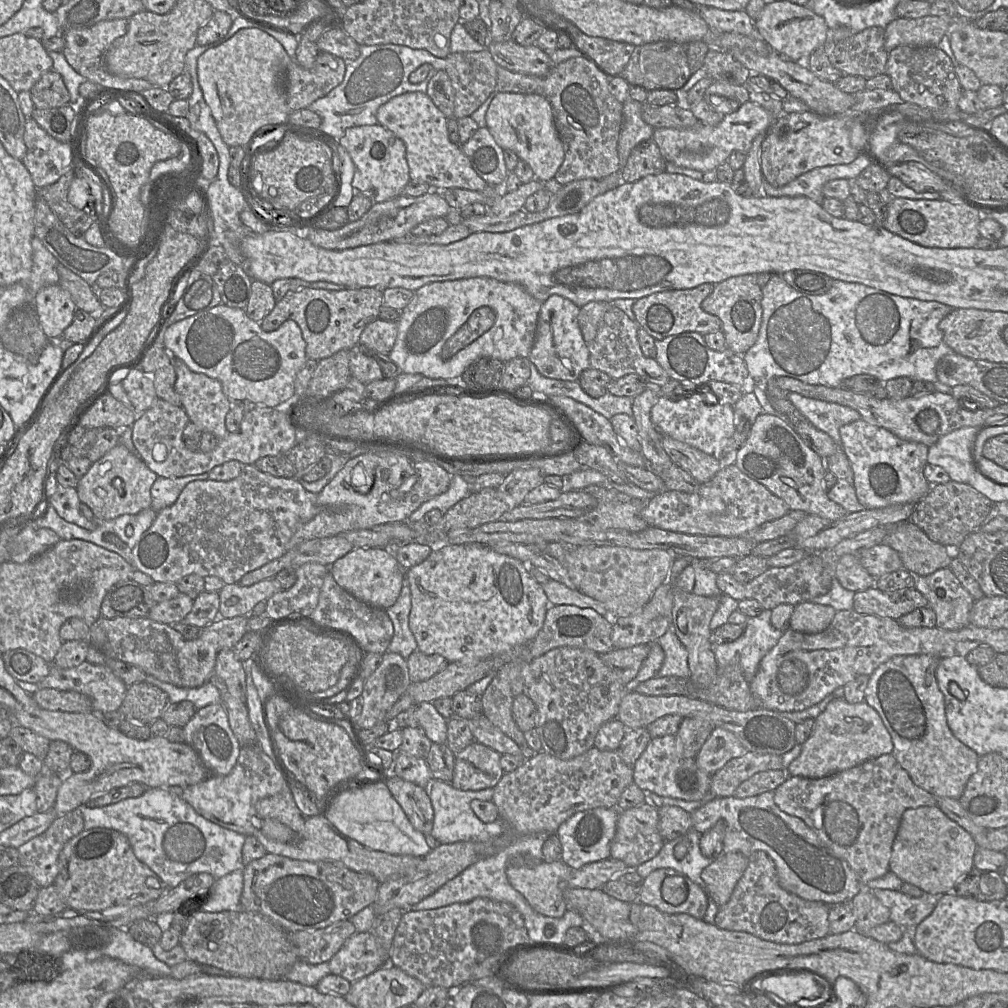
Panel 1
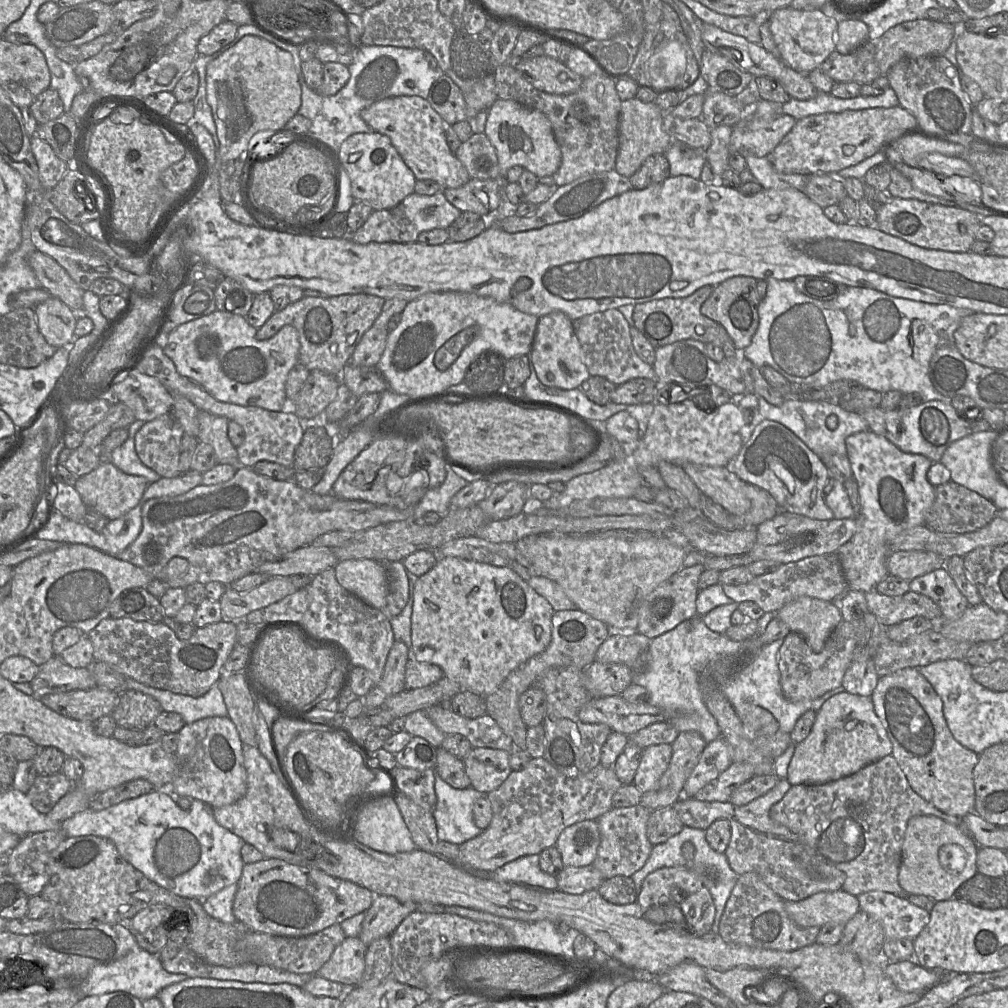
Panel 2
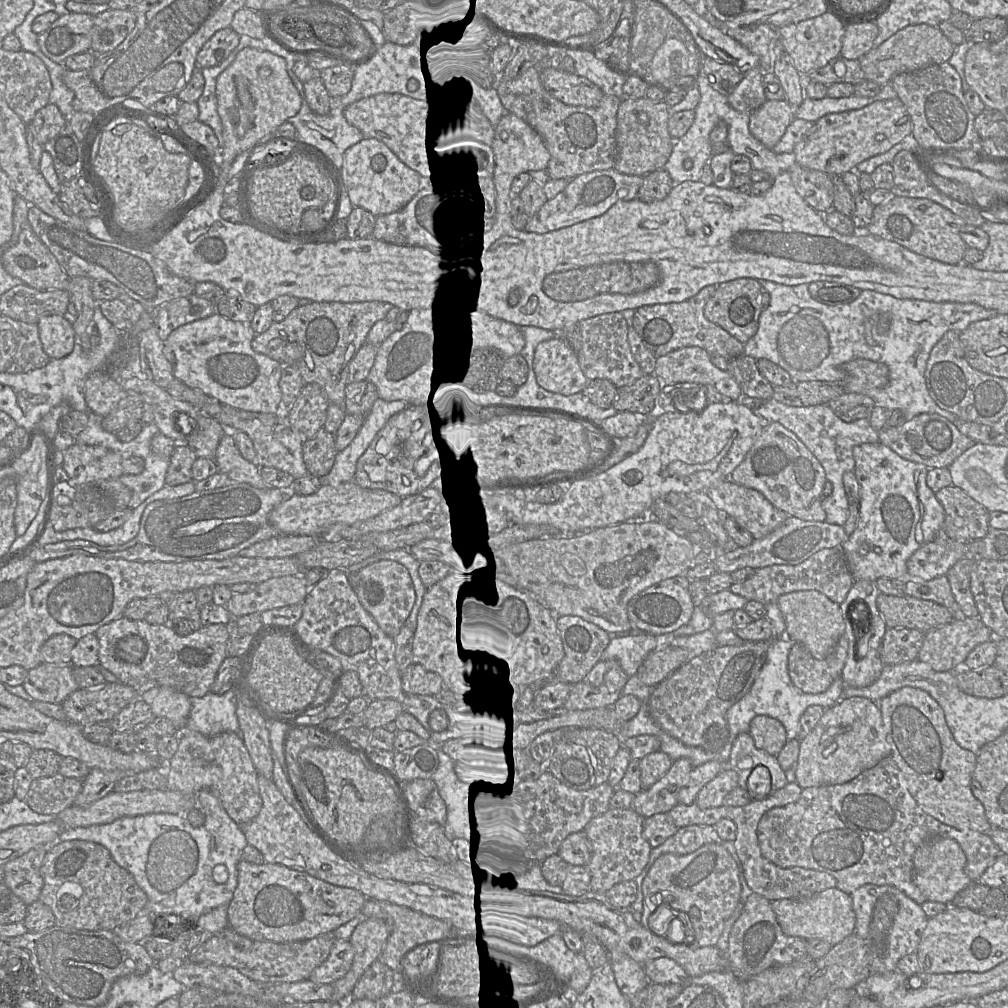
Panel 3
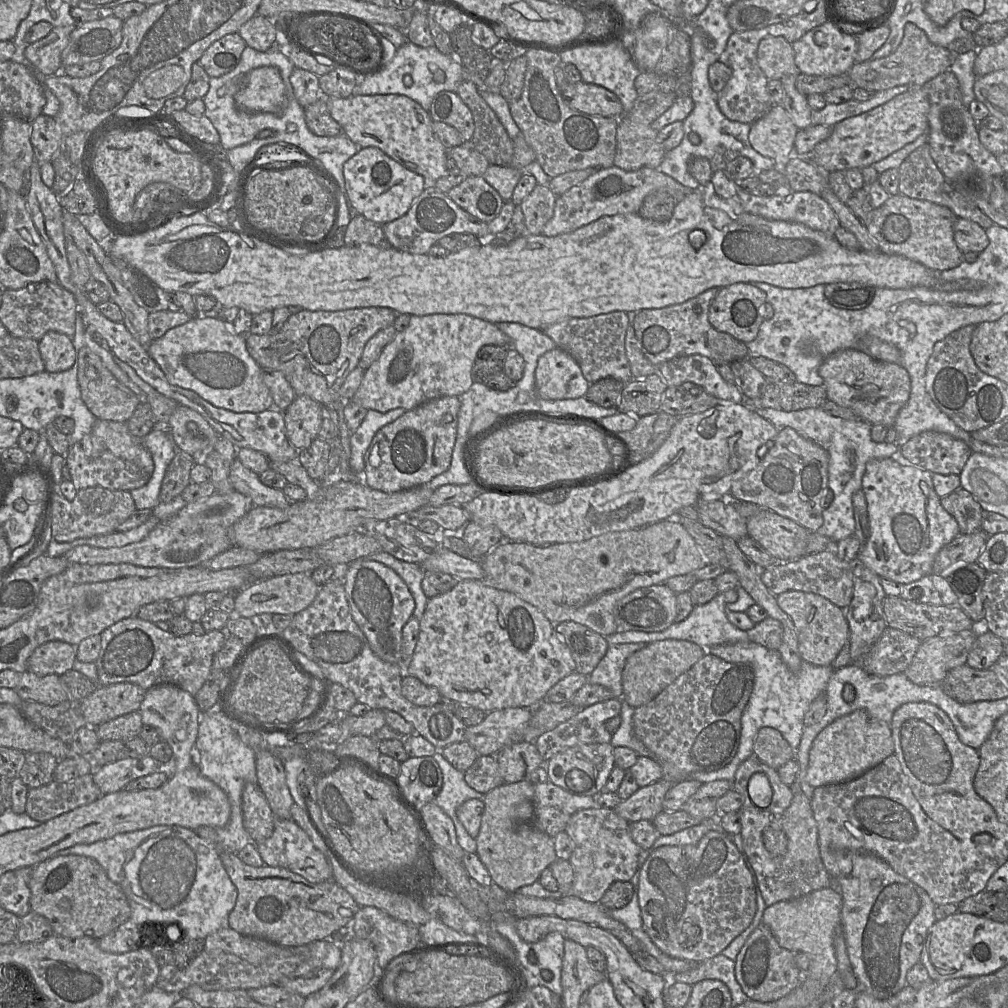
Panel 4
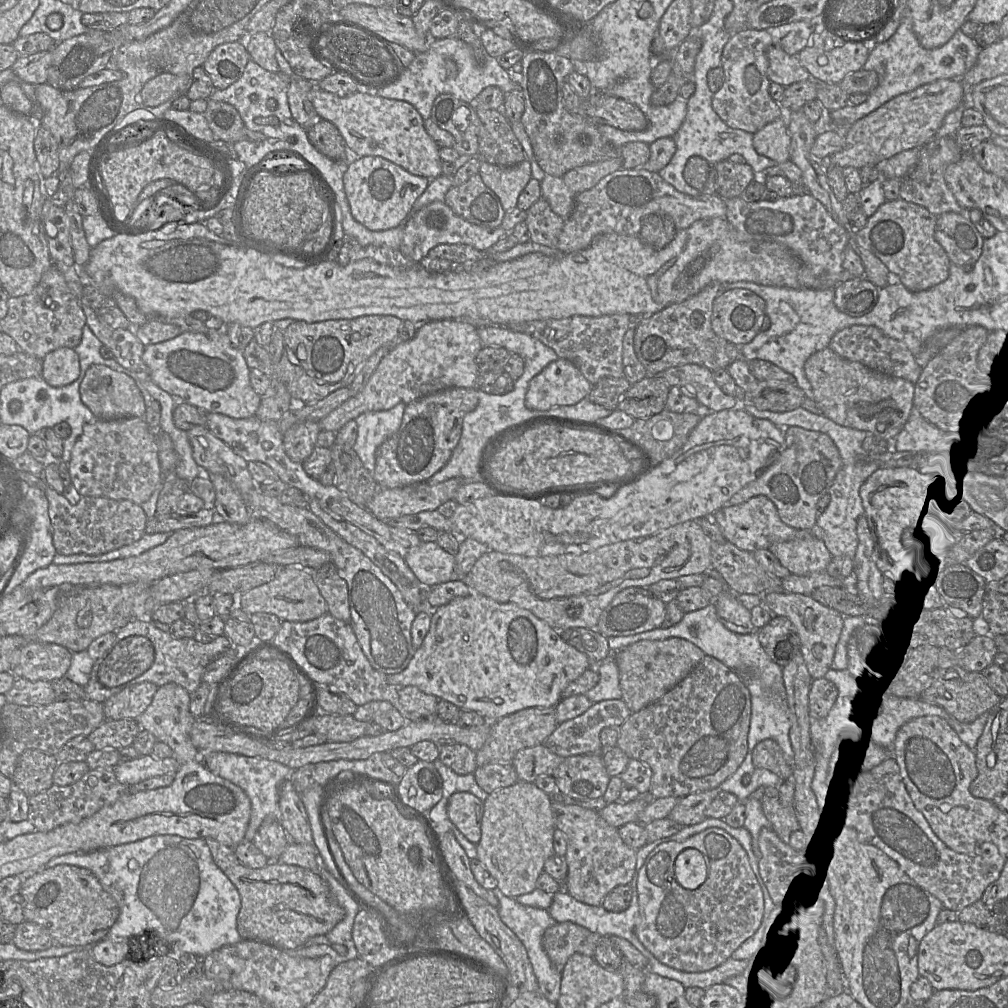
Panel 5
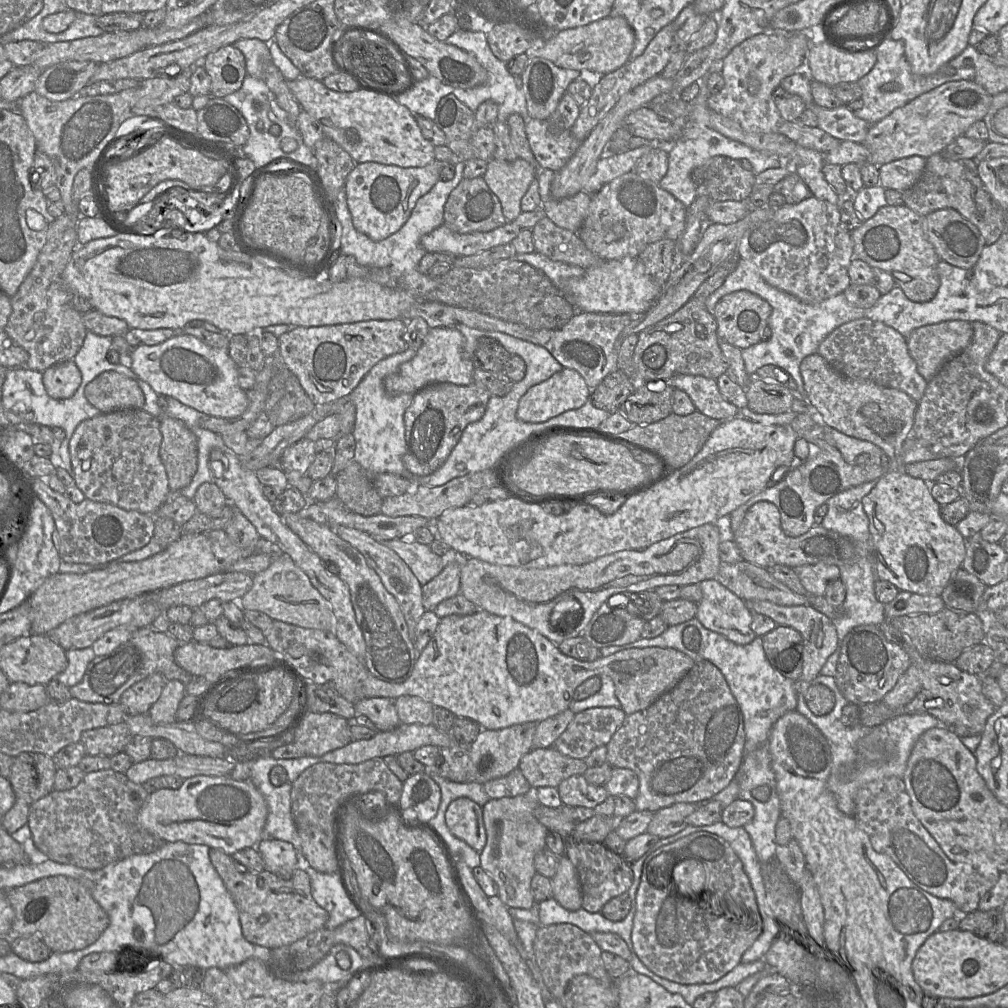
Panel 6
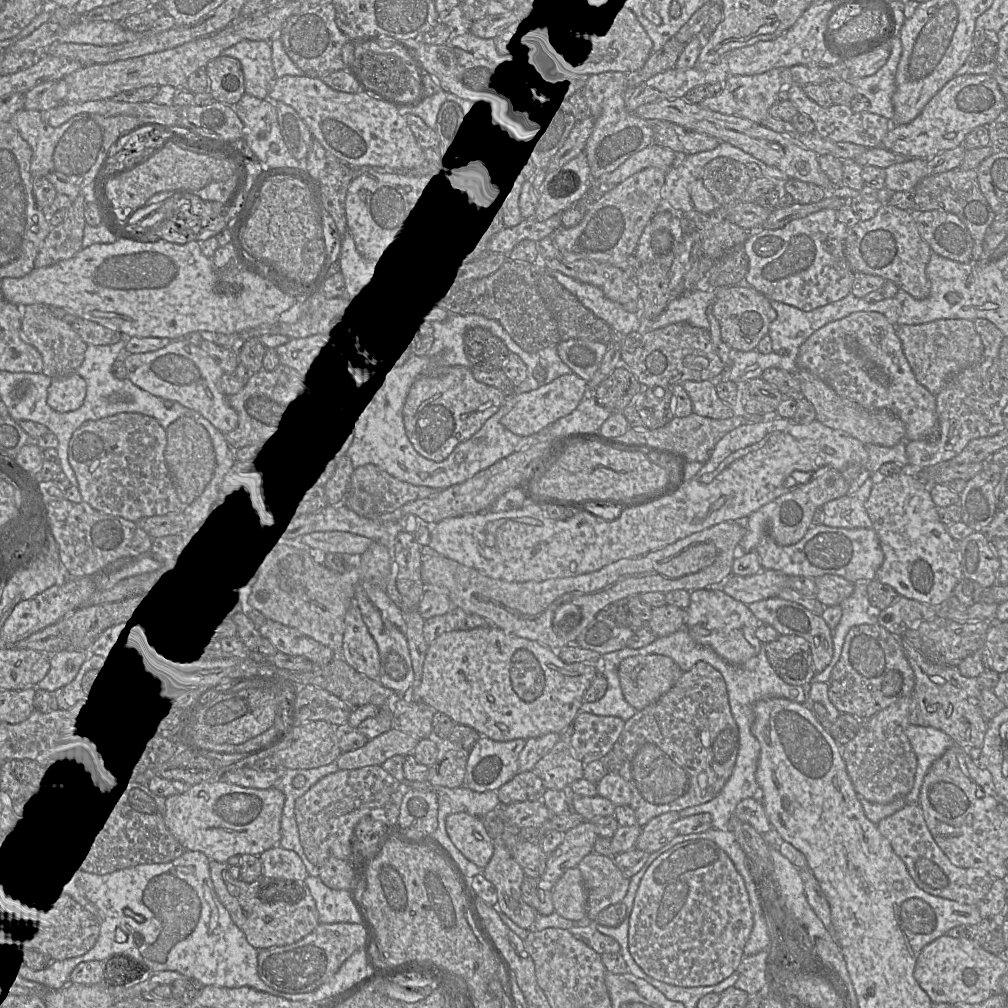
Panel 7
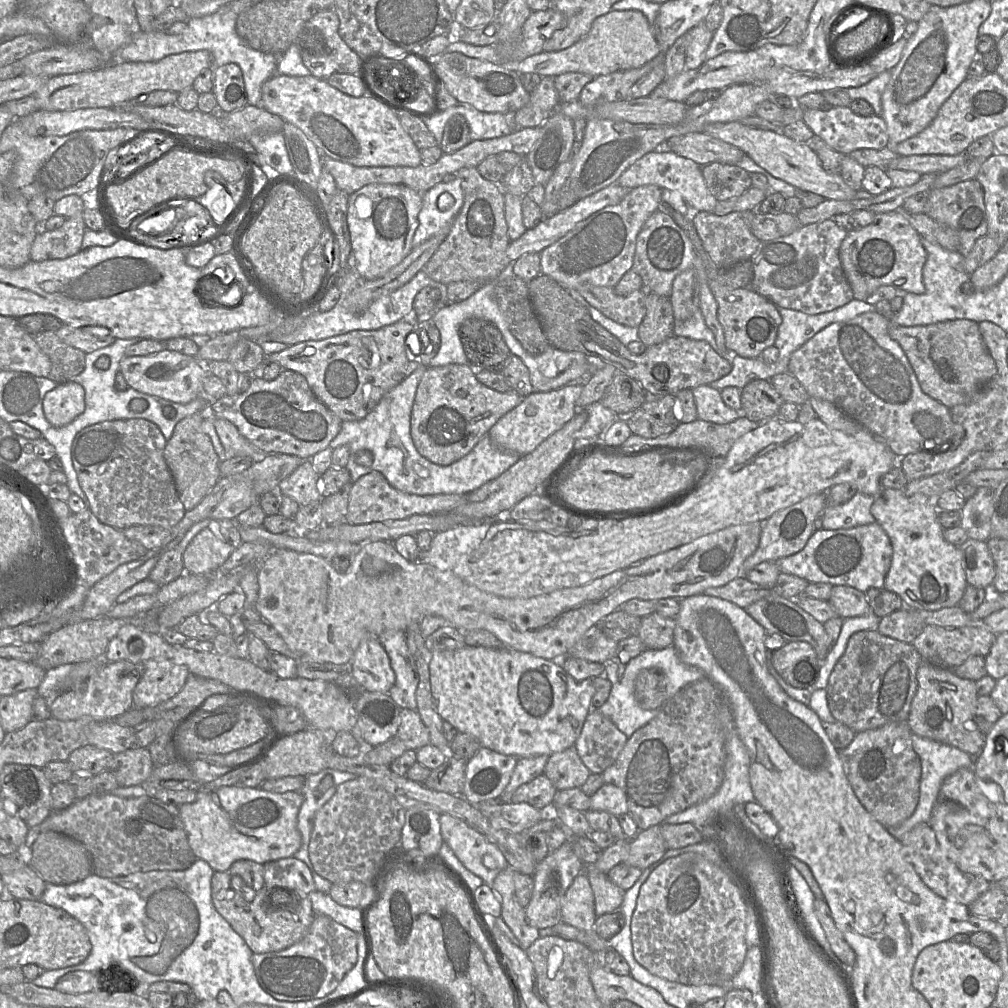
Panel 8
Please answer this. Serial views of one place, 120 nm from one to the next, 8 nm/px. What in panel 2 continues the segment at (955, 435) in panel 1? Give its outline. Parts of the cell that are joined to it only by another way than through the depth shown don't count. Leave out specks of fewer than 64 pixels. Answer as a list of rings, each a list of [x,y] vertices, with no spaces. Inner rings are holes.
[[[985,430],[965,436],[953,442],[943,453],[940,463],[945,465],[951,474],[951,480],[973,490],[990,500],[993,498],[1001,480],[993,466],[992,444],[997,432]]]

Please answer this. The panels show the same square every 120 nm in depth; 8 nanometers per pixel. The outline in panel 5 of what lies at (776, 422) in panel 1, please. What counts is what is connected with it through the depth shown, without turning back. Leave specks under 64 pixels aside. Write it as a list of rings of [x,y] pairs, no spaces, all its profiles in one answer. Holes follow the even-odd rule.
[[[790,426],[784,429],[786,448],[755,480],[735,493],[727,505],[738,505],[756,496],[766,496],[776,506],[782,522],[795,529],[813,530],[817,503],[829,491],[842,466],[839,451],[825,433]]]

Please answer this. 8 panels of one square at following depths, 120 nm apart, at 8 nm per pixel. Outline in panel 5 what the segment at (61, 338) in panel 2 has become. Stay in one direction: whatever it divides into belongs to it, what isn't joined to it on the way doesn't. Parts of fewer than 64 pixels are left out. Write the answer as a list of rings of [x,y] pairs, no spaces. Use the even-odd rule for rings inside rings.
[[[58,348],[43,359],[42,377],[52,387],[67,386],[74,382],[79,374],[79,357],[72,348]]]

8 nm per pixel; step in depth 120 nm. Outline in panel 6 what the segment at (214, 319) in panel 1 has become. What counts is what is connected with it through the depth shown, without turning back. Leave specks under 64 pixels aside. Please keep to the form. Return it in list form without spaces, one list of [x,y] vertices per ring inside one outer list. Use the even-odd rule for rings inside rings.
[[[178,333],[154,346],[137,346],[131,350],[126,362],[133,372],[148,383],[157,394],[172,397],[205,415],[237,418],[247,409],[247,394],[238,384],[238,366],[229,356],[228,349],[212,348],[192,335]]]

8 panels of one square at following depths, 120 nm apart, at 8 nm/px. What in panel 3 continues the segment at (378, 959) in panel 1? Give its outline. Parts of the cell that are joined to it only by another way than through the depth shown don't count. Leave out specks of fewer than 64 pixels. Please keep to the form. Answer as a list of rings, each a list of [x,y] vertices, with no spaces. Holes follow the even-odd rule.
[[[336,940],[328,958],[310,974],[309,980],[317,984],[333,984],[350,970],[354,948],[350,940]]]

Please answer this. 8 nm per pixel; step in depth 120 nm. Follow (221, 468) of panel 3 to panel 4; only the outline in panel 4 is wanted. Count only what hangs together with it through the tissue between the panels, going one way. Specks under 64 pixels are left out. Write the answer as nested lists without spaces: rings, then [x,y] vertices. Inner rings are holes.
[[[235,458],[229,474],[233,489],[251,501],[253,506],[286,508],[290,501],[282,490],[265,486],[259,475],[246,468],[238,458]]]

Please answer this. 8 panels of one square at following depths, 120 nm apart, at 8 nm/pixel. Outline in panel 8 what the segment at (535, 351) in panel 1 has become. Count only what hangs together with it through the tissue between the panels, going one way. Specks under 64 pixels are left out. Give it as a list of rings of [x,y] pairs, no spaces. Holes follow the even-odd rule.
[[[569,383],[556,390],[533,392],[525,396],[519,405],[501,417],[490,429],[488,435],[492,444],[500,450],[513,451],[521,456],[532,452],[573,418],[577,412],[576,401],[583,387],[581,383]]]

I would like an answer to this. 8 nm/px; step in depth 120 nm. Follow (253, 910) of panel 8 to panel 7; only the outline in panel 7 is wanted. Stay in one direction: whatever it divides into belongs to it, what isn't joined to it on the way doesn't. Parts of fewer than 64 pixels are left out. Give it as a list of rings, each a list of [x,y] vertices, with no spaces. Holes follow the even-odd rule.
[[[210,861],[210,877],[213,887],[219,901],[229,912],[232,921],[244,933],[248,943],[255,949],[263,950],[293,944],[309,935],[319,925],[319,914],[315,901],[305,884],[292,882],[286,887],[279,888],[274,885],[273,879],[264,875],[254,882],[247,883],[233,879],[229,874],[229,867],[228,863]]]

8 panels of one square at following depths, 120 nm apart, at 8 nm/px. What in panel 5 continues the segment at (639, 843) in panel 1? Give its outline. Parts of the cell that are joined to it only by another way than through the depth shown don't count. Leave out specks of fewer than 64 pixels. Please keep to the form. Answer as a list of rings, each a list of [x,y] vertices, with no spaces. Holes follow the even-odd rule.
[[[553,800],[552,813],[554,825],[562,831],[567,840],[565,860],[568,873],[562,888],[575,900],[591,905],[600,906],[605,896],[620,885],[629,884],[636,866],[636,850],[628,847],[620,838],[618,829],[608,825],[598,812],[577,805],[568,805],[560,800]]]

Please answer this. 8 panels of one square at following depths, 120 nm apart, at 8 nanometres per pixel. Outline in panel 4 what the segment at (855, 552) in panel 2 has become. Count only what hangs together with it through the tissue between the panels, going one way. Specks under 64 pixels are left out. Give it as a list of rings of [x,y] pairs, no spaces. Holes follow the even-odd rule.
[[[897,457],[872,459],[862,478],[869,536],[857,560],[878,576],[907,584],[931,574],[939,550],[960,534],[957,521],[941,505],[930,471]]]

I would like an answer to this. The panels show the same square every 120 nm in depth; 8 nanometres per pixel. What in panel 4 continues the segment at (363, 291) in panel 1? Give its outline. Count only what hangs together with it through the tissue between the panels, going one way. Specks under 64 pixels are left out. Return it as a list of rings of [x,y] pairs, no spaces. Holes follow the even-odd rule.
[[[386,307],[354,308],[340,311],[309,311],[301,309],[299,312],[291,314],[279,331],[270,331],[262,336],[249,333],[246,336],[247,351],[263,370],[282,372],[294,389],[296,396],[306,395],[317,401],[323,407],[325,415],[332,421],[334,435],[329,443],[330,448],[338,454],[339,461],[333,473],[325,476],[322,482],[330,484],[339,481],[359,481],[359,477],[350,467],[351,432],[344,417],[346,401],[341,398],[339,390],[348,374],[358,366],[368,340],[381,329],[393,325],[396,315],[391,308]]]

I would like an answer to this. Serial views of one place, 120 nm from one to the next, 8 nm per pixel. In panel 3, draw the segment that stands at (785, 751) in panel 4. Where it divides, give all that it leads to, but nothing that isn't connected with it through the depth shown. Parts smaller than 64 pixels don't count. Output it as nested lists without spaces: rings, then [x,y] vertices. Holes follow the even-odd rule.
[[[758,715],[752,719],[749,732],[755,746],[774,757],[778,756],[788,741],[782,723],[765,715]]]

